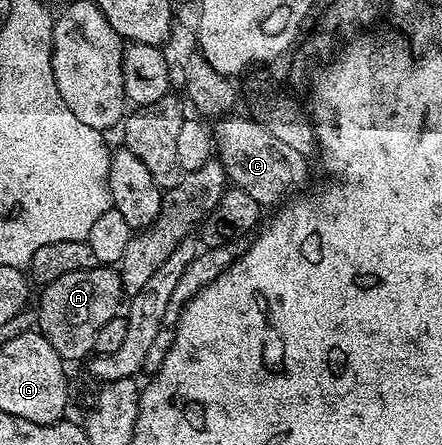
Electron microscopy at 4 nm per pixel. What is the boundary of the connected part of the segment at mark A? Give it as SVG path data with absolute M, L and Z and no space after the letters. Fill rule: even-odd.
M109 265L79 269L79 273L55 277L55 281L44 284L40 291L41 300L35 303L36 330L66 361L84 360L93 351L95 333L99 333L99 329L103 329L103 325L115 318L123 307L121 272Z

